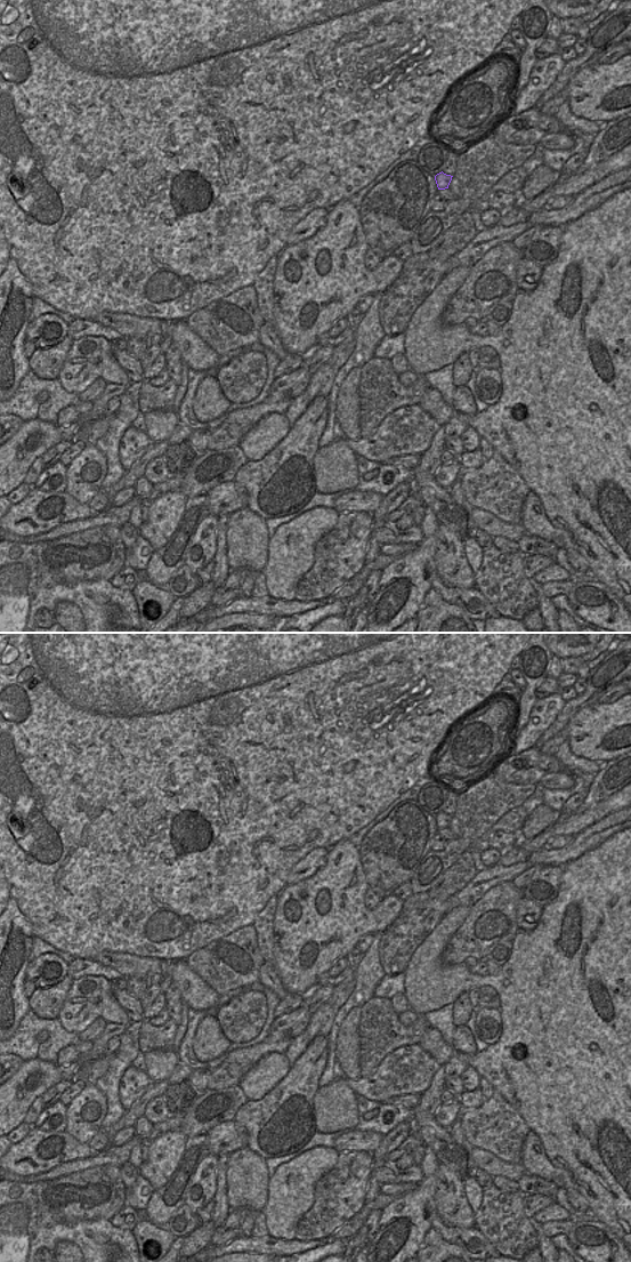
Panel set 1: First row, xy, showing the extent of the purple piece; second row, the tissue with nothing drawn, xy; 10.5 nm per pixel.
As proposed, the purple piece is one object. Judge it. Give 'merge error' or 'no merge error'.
merge error

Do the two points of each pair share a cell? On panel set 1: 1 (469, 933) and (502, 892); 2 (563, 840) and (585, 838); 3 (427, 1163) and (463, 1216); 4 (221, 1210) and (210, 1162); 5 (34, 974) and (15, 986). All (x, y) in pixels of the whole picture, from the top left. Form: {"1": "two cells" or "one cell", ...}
{"1": "one cell", "2": "two cells", "3": "two cells", "4": "two cells", "5": "two cells"}

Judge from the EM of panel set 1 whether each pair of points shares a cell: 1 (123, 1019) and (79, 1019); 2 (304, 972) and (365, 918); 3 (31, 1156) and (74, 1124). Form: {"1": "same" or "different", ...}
{"1": "same", "2": "same", "3": "different"}

